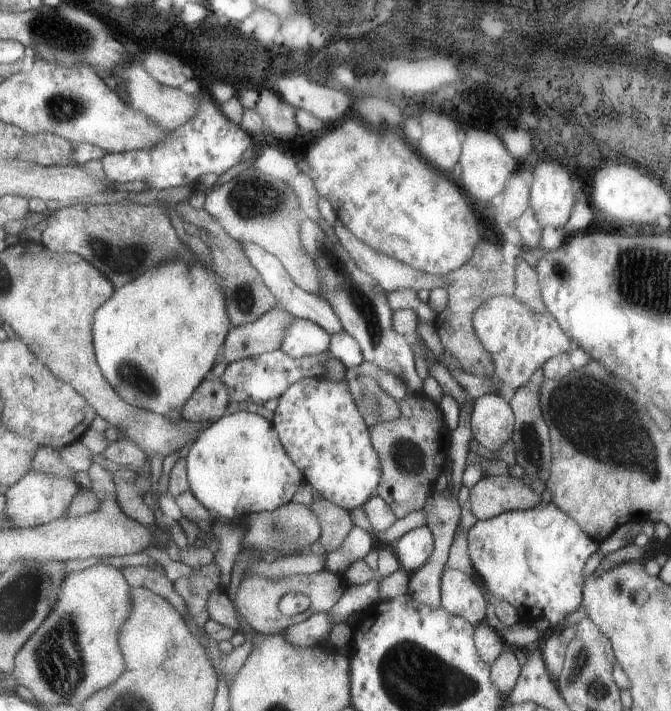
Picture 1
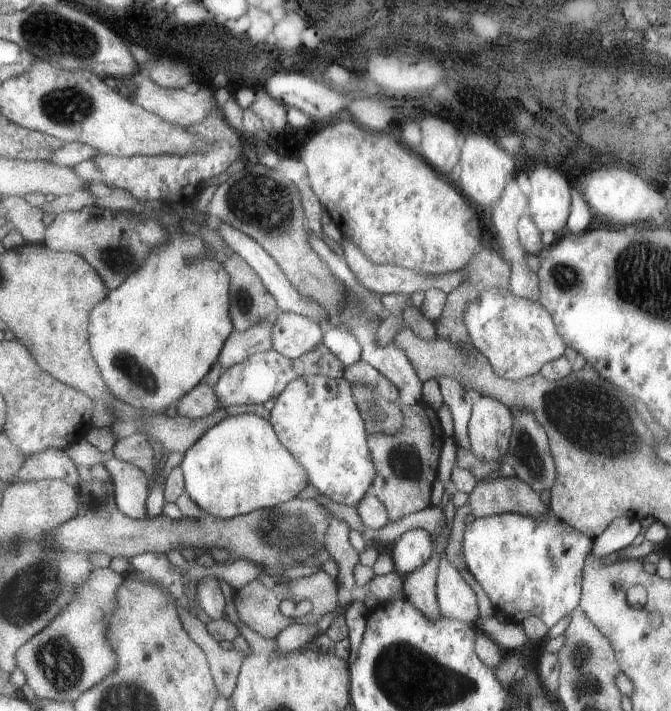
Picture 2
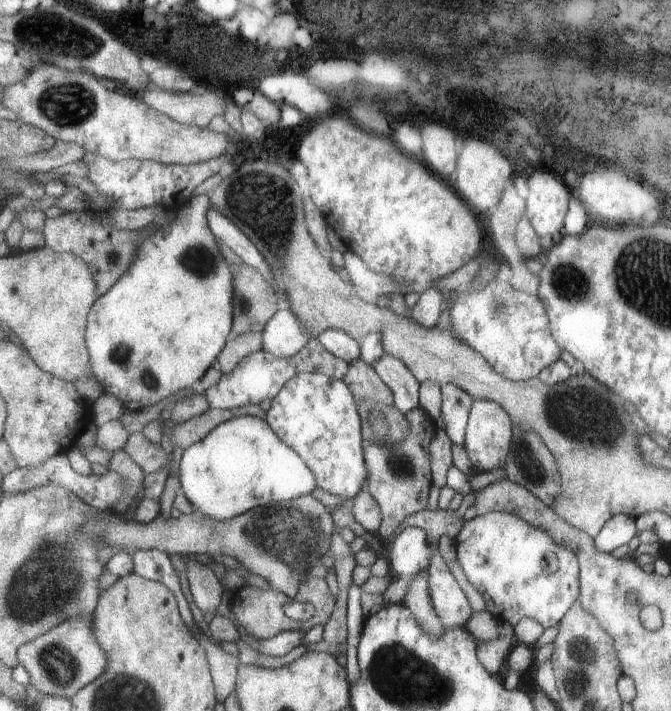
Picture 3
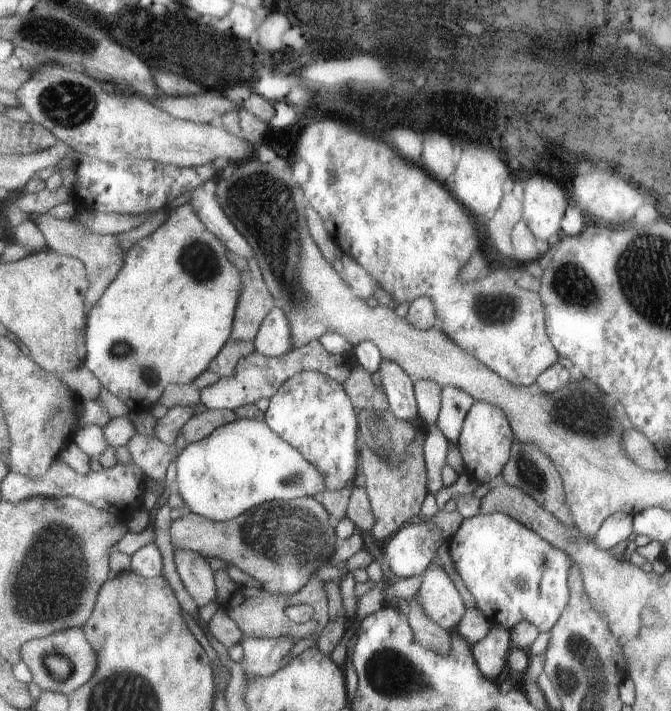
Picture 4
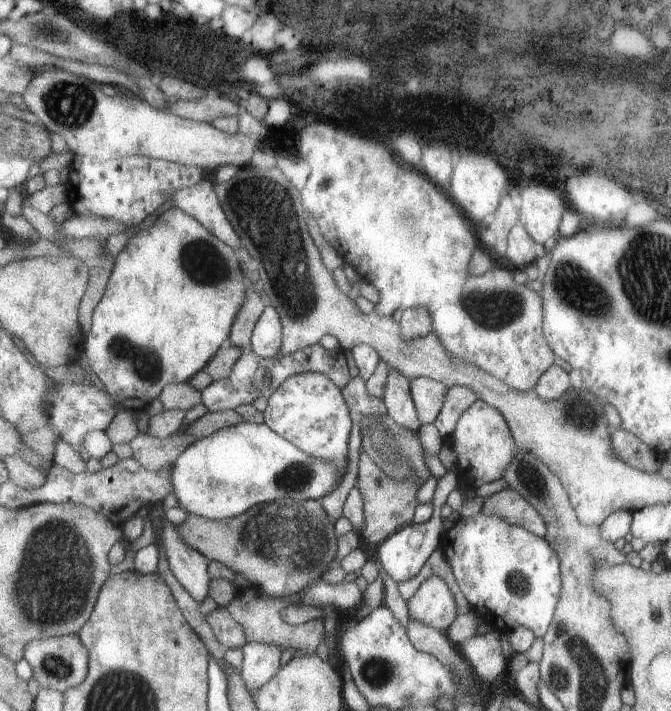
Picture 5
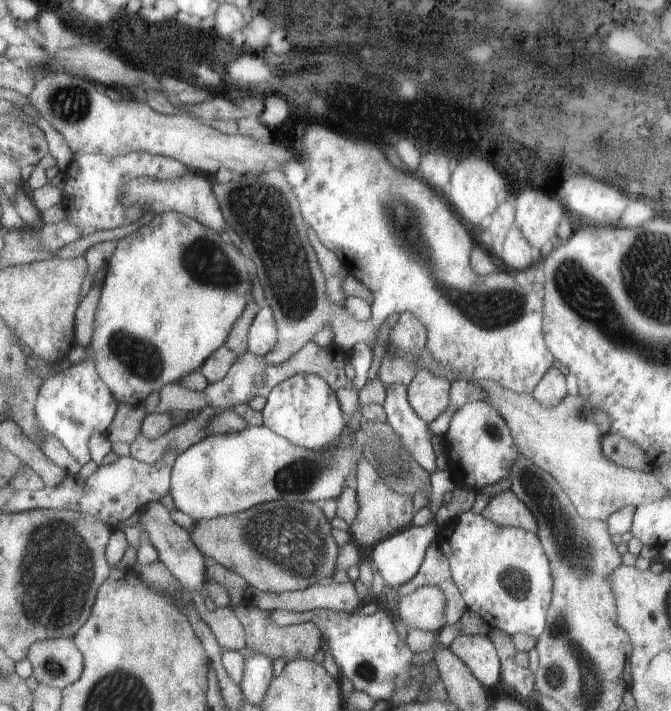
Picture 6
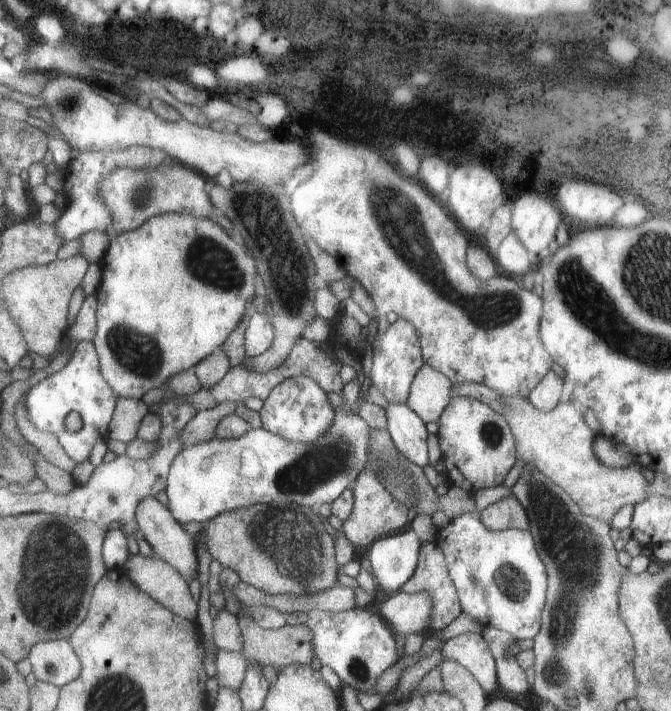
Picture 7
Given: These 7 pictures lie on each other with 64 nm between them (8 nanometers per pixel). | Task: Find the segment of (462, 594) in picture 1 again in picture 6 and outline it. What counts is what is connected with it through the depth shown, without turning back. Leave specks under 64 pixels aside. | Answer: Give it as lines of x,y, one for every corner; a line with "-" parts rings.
425,586
417,592
399,598
397,616
411,630
441,632
447,626
447,598
439,586

